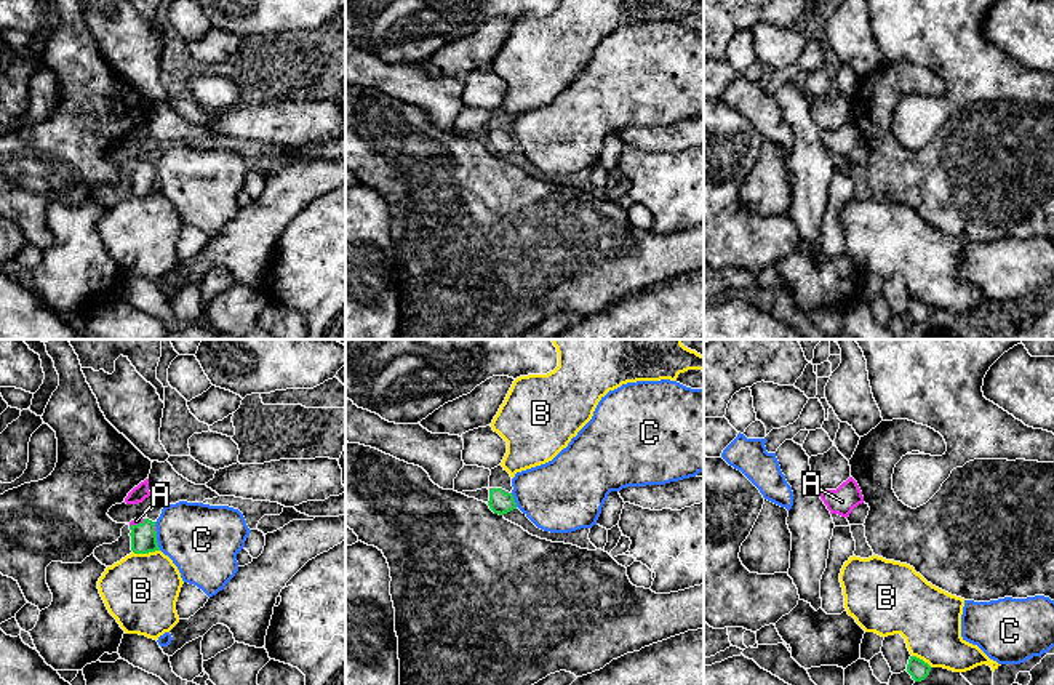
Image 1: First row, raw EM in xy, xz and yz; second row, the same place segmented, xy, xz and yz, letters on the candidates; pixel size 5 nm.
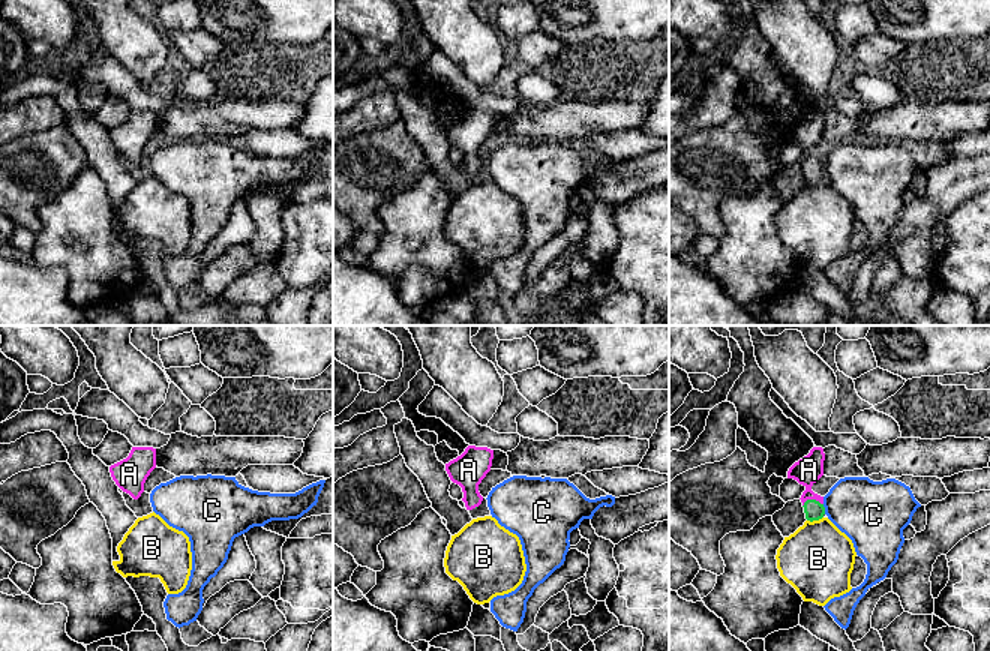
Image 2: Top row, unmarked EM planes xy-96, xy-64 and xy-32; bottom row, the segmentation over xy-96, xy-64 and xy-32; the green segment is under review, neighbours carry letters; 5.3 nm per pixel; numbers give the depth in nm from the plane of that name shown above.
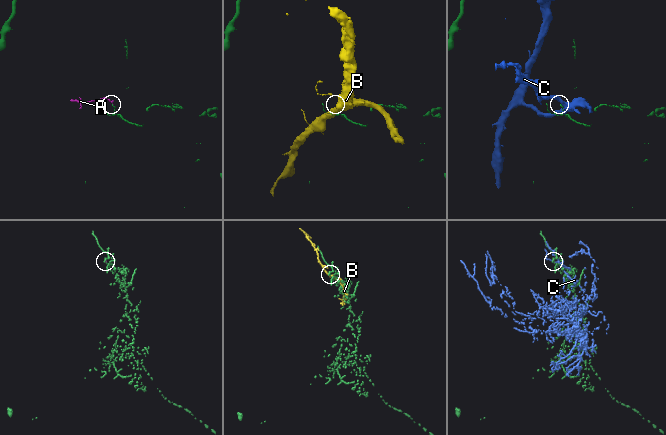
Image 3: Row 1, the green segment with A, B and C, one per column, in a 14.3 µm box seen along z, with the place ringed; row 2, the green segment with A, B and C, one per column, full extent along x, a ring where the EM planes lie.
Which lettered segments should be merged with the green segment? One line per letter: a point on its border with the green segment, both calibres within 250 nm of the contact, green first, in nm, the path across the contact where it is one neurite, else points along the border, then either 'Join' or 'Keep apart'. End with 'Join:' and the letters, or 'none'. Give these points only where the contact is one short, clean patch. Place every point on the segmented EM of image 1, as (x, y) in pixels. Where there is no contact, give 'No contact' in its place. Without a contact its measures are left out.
A: Touches green at xy (138, 524). Thickness 130 nm (green) against 30 nm. Path across: xy (143, 535), (138, 524), (136, 520). Join
B: Touches green at xy (146, 552). Thickness 130 nm (green) against 360 nm. Keep apart
C: Touches green at xy (155, 541). Thickness 130 nm (green) against 360 nm. Keep apart
Join: A

